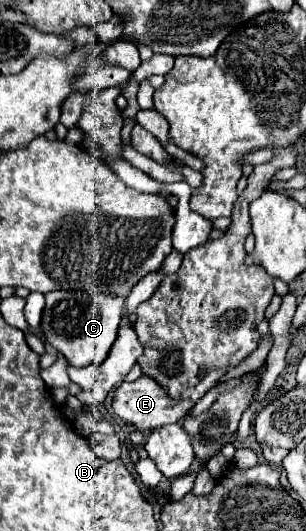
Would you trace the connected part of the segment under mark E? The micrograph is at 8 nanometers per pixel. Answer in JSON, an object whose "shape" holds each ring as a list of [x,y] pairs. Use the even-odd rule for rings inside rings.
{"shape":[[[143,375],[133,383],[121,383],[121,387],[117,387],[117,391],[113,395],[111,407],[117,417],[121,417],[123,421],[129,421],[137,431],[153,431],[155,427],[163,427],[163,425],[185,419],[189,415],[189,411],[195,407],[195,403],[189,399],[183,399],[183,401],[171,399],[161,385],[157,385],[155,381],[151,381]]]}

